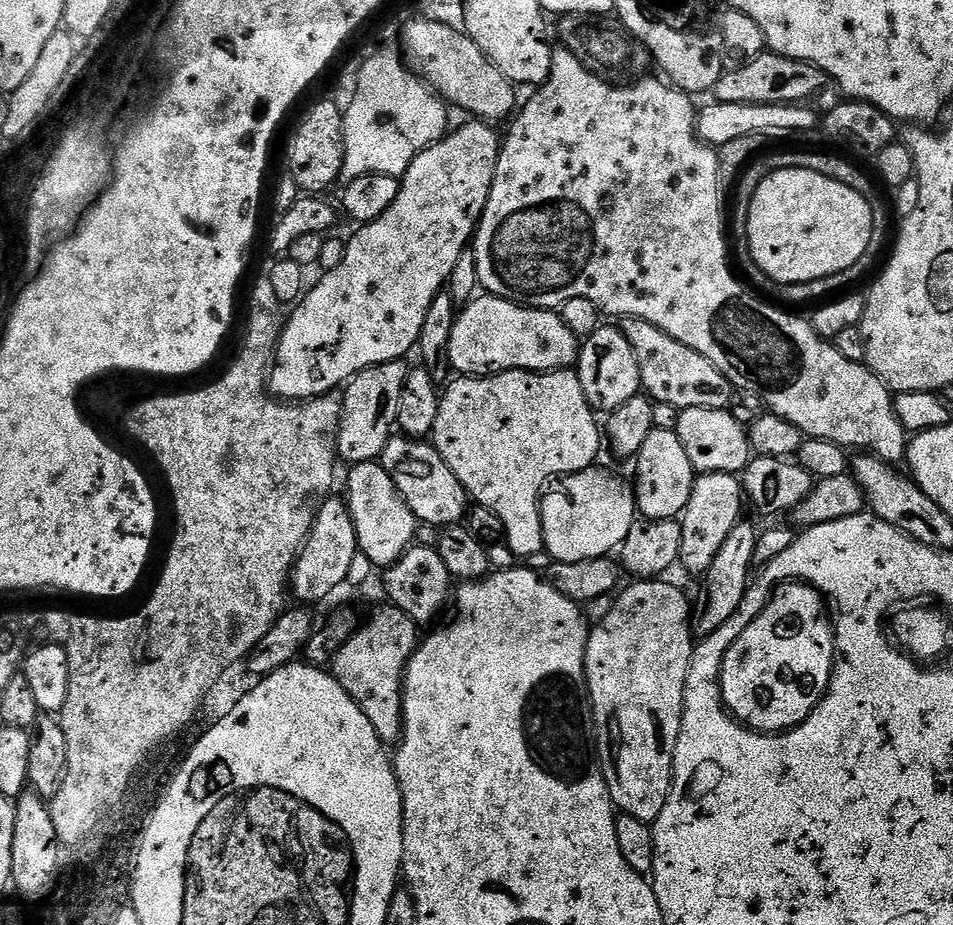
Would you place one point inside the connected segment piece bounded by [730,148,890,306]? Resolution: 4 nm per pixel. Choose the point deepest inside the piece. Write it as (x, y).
(827, 163)

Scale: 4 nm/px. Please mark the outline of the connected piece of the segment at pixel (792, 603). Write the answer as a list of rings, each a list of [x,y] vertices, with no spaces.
[[[784,582],[777,588],[765,608],[751,617],[746,630],[732,643],[720,671],[720,699],[725,709],[745,728],[765,734],[796,728],[818,707],[832,681],[837,658],[834,620],[825,597],[803,582]]]

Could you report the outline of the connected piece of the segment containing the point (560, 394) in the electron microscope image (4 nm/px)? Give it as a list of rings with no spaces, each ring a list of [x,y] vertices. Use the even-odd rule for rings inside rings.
[[[560,368],[557,372],[503,372],[497,376],[460,376],[449,386],[443,389],[440,405],[438,406],[438,422],[434,422],[434,430],[430,437],[430,443],[444,461],[446,466],[462,482],[462,486],[468,492],[473,501],[476,500],[488,512],[493,512],[500,519],[504,532],[508,535],[508,548],[516,556],[536,556],[545,551],[543,540],[543,520],[540,517],[540,504],[542,493],[545,491],[547,480],[555,481],[557,478],[571,476],[573,472],[584,471],[597,463],[596,455],[600,452],[600,440],[602,444],[602,428],[596,425],[597,413],[588,405],[586,394],[582,390],[582,382],[575,370]]]

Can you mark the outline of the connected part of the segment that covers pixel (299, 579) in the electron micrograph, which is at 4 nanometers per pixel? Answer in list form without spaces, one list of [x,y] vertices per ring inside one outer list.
[[[329,495],[320,505],[318,514],[312,523],[310,534],[304,540],[304,547],[292,565],[290,592],[297,596],[299,603],[313,606],[319,600],[327,598],[331,592],[339,590],[343,584],[349,583],[354,558],[358,555],[358,534],[354,530],[354,518],[350,514],[347,503],[339,495]]]

